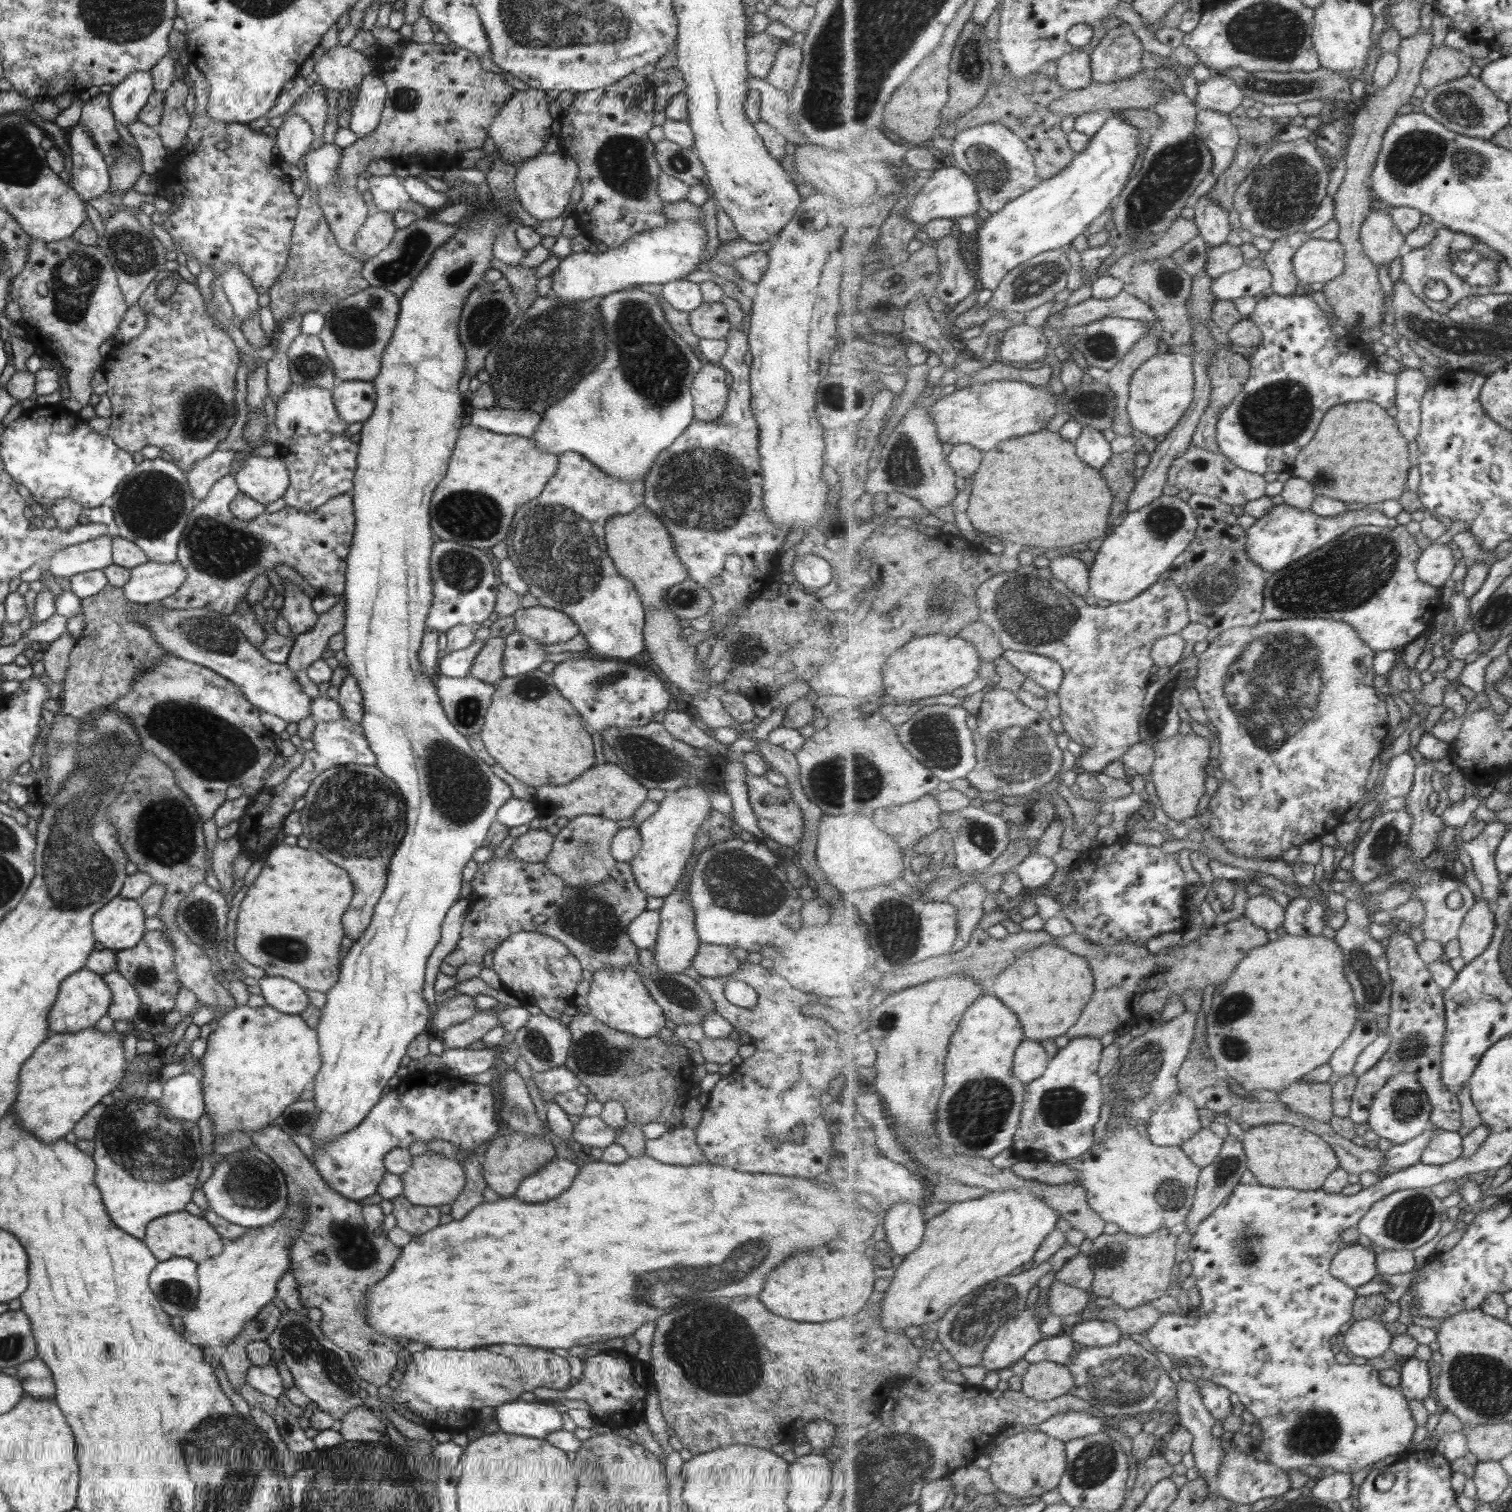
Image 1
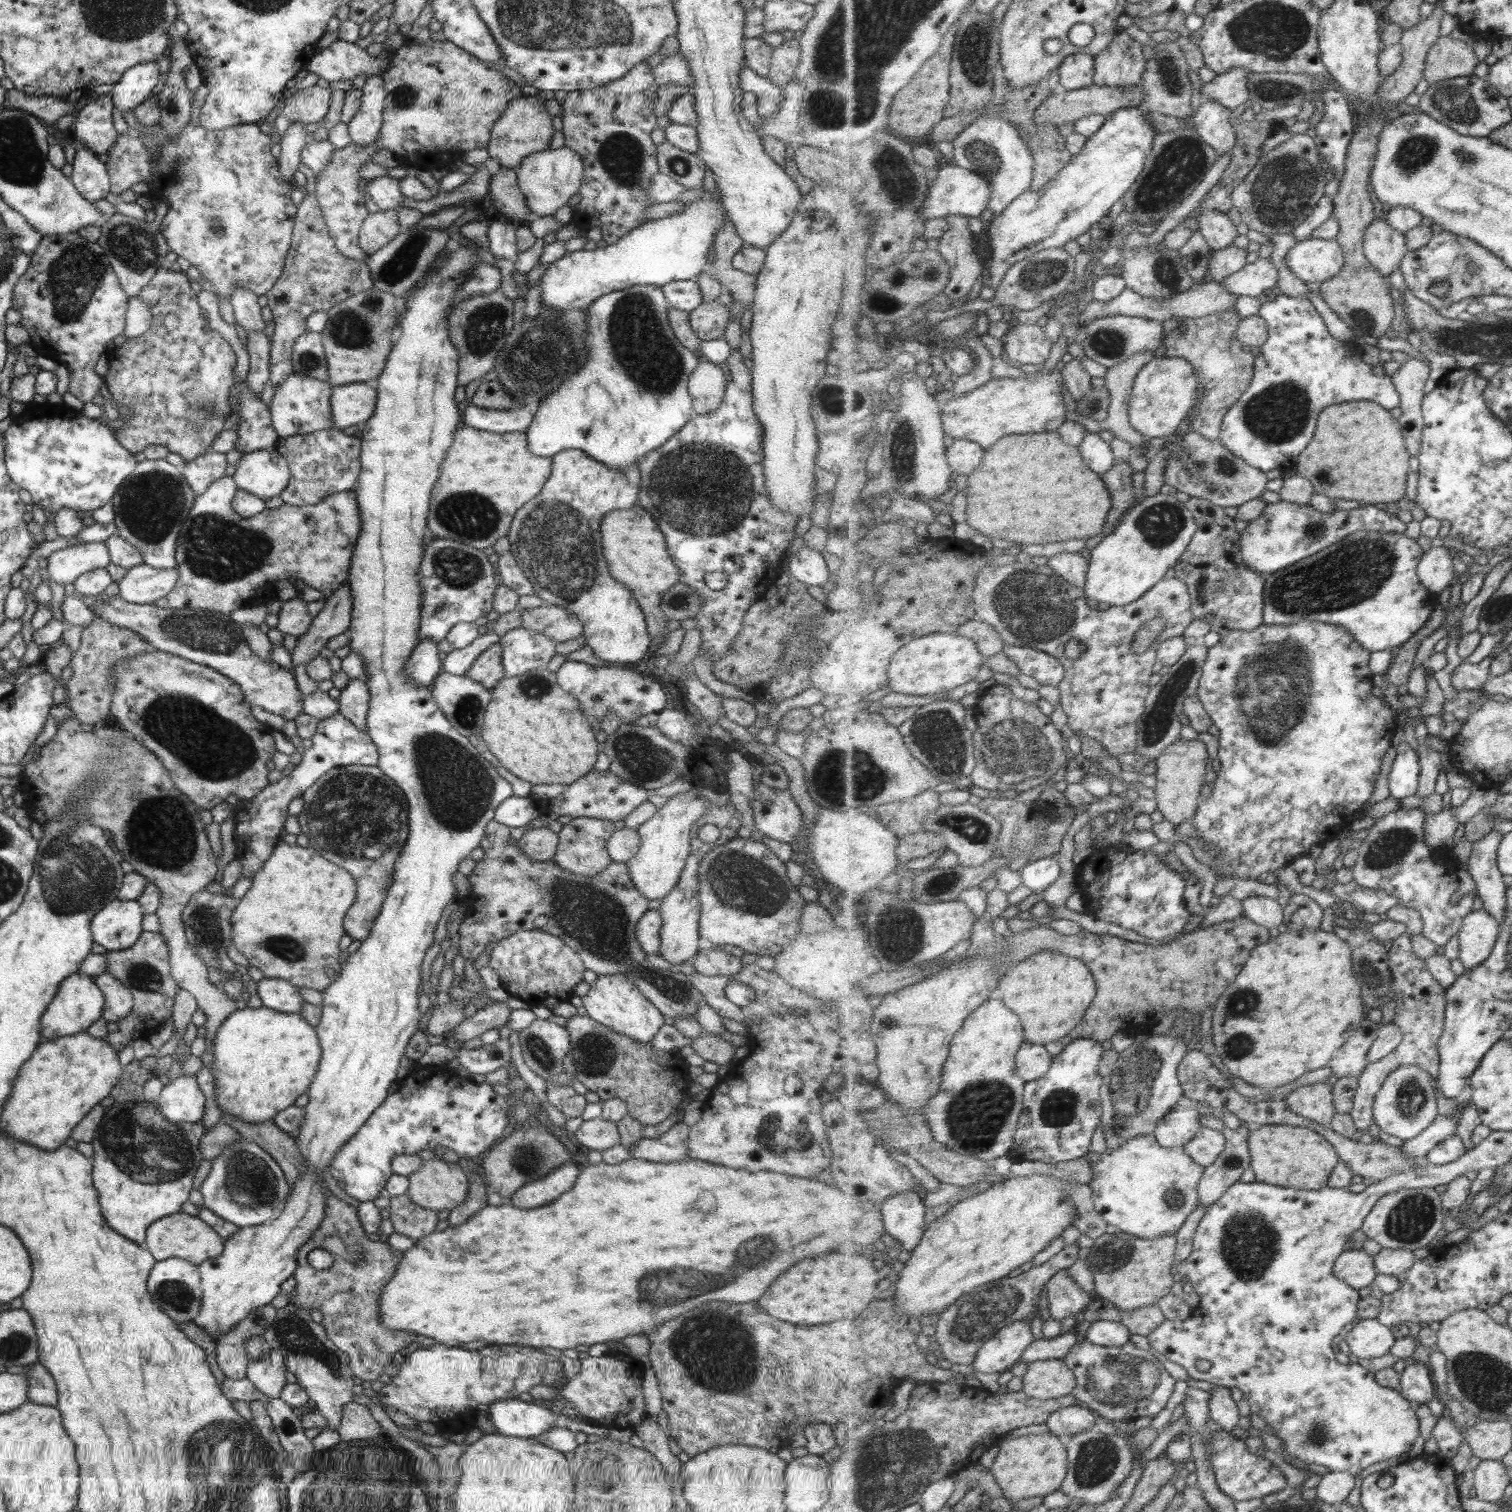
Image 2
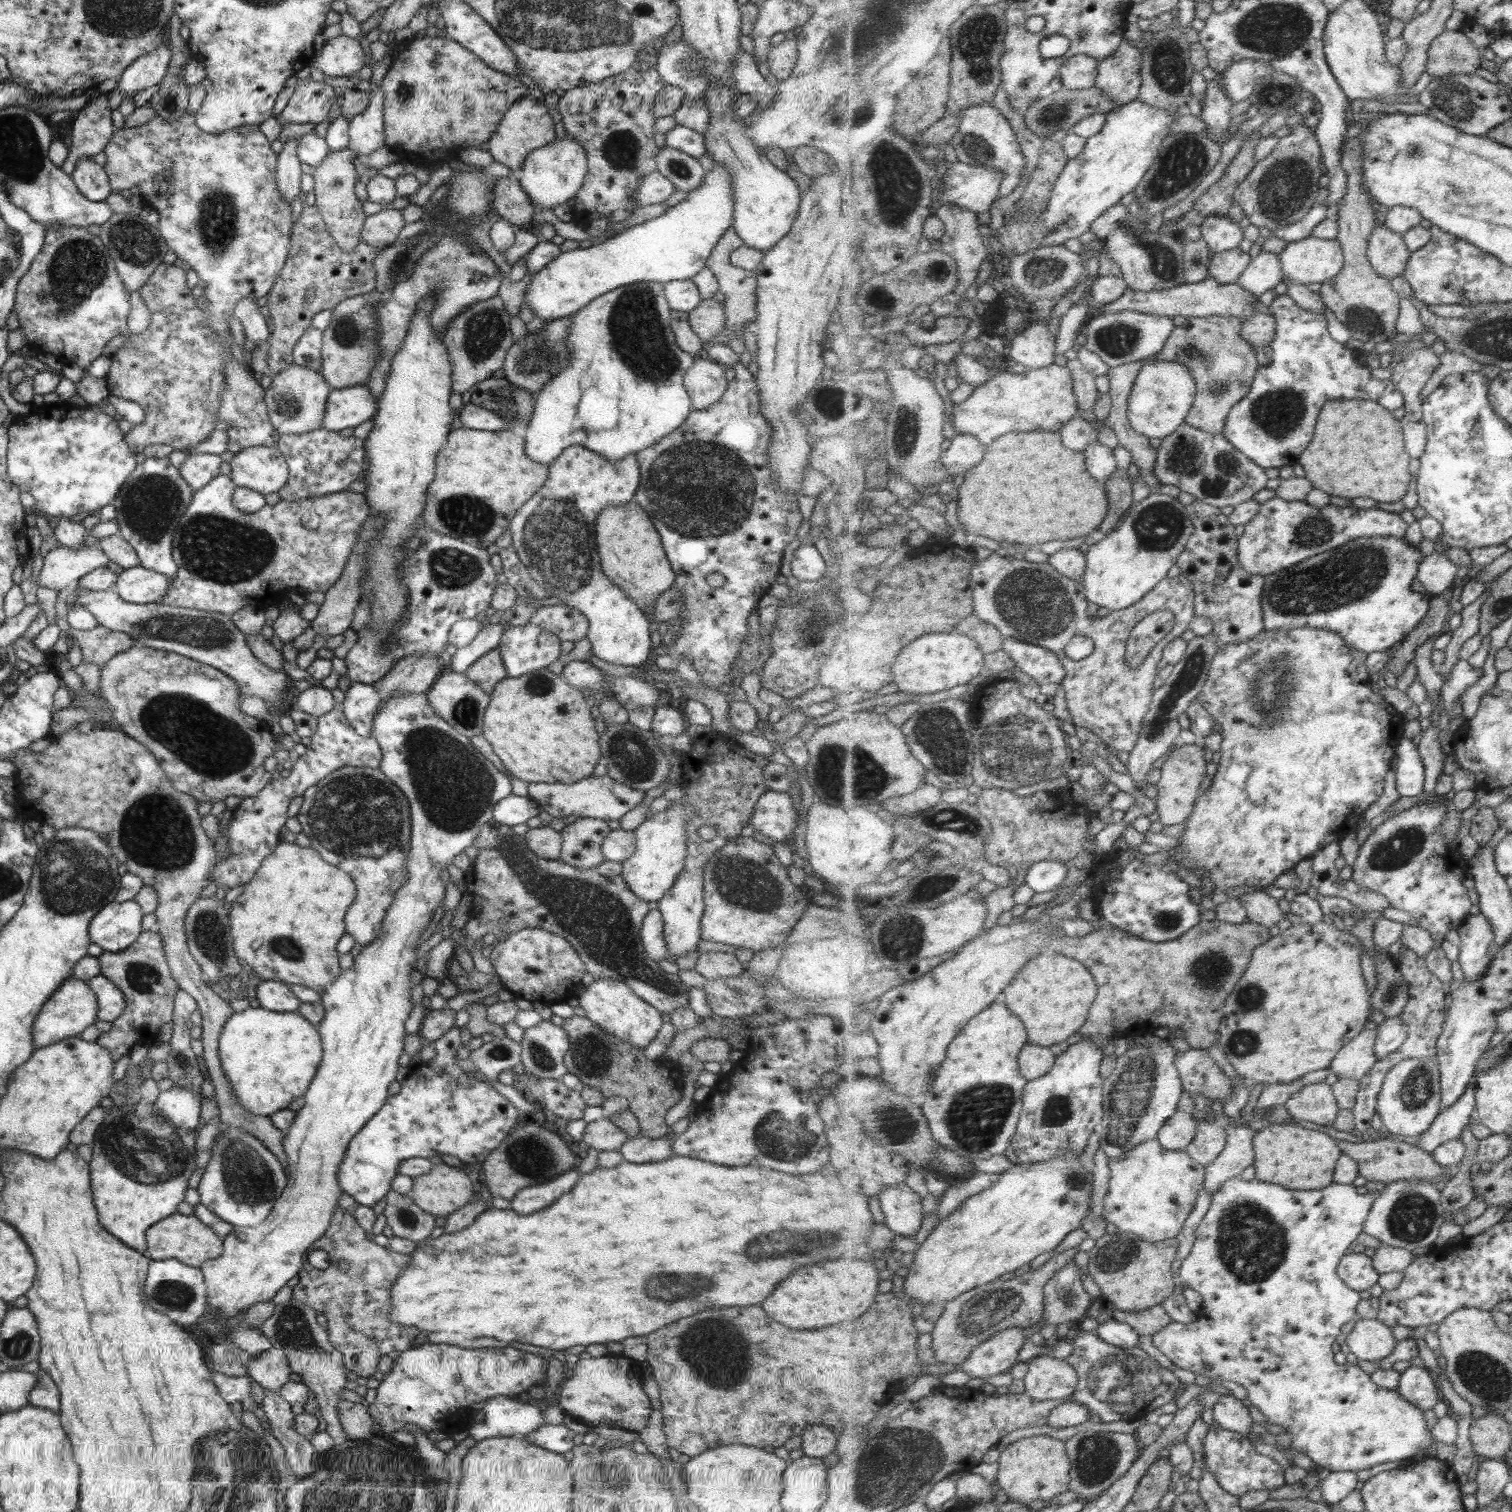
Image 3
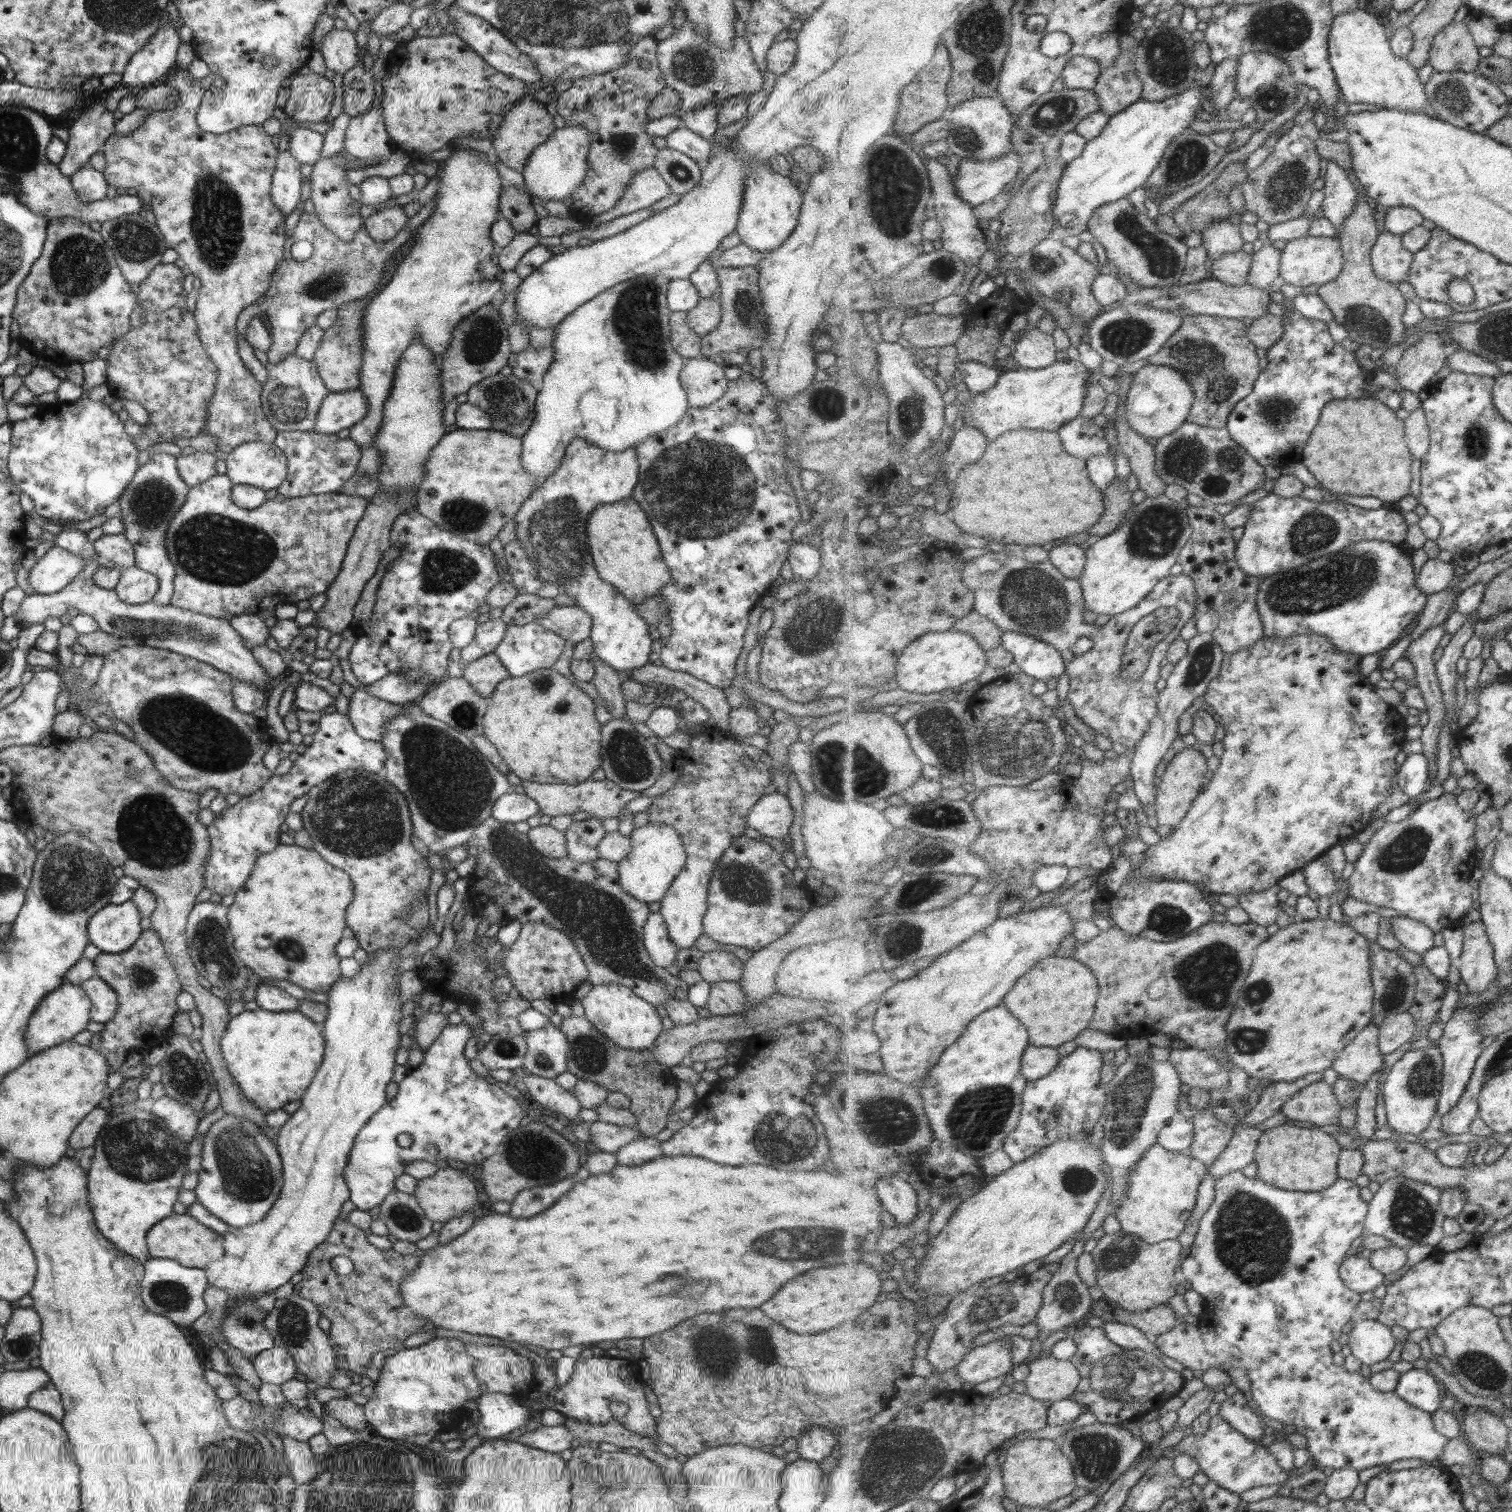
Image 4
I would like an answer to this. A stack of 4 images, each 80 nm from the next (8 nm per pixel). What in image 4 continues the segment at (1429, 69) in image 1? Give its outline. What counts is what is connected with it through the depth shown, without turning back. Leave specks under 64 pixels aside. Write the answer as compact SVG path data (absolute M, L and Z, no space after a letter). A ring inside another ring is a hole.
M1465 20L1447 25L1432 43L1429 63L1436 72L1477 72L1481 61L1479 46Z

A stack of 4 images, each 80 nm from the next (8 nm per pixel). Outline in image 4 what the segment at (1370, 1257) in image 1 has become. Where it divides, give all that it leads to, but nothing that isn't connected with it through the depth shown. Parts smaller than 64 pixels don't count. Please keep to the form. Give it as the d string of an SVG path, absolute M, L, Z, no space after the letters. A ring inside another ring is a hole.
M1359 1254L1346 1258L1340 1268L1340 1274L1346 1285L1359 1294L1373 1292L1377 1286L1386 1282L1386 1274L1376 1270L1369 1259L1362 1258Z

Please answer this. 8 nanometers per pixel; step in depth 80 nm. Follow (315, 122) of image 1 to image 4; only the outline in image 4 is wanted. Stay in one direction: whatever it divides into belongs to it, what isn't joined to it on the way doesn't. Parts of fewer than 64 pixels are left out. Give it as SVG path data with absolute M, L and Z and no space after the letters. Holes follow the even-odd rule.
M309 72L306 76L292 76L289 98L282 111L296 122L321 122L329 112L333 98L333 84L324 76Z

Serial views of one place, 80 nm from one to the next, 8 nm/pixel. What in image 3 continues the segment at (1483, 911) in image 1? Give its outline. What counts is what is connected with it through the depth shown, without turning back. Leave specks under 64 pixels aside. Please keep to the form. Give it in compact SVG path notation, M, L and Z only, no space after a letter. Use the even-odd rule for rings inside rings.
M1470 915L1458 928L1461 948L1457 960L1467 982L1481 982L1500 949L1489 919L1483 915Z

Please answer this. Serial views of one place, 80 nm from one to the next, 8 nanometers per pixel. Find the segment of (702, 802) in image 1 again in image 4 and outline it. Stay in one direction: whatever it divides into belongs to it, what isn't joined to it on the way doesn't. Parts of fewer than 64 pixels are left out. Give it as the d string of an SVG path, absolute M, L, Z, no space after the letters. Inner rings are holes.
M658 822L634 828L628 837L631 850L618 862L617 867L620 885L627 894L639 902L657 902L685 864L686 854L681 837L672 826Z

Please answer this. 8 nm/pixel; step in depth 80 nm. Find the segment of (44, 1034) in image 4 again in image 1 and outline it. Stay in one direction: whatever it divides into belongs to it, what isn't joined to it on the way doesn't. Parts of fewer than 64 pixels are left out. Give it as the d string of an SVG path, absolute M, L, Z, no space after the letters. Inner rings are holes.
M85 968L68 974L59 984L59 991L51 1011L47 1013L47 1030L52 1033L71 1034L79 1030L94 1027L99 1018L107 1015L111 992L102 982L102 975L95 974Z

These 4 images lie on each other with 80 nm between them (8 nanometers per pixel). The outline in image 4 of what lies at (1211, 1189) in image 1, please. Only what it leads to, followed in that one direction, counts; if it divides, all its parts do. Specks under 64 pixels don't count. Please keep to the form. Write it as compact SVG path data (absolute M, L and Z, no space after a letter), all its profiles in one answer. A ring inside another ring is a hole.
M1236 1126L1233 1130L1233 1138L1219 1158L1209 1166L1210 1173L1219 1179L1236 1170L1243 1170L1249 1164L1255 1162L1258 1140L1265 1134L1257 1128L1245 1128Z

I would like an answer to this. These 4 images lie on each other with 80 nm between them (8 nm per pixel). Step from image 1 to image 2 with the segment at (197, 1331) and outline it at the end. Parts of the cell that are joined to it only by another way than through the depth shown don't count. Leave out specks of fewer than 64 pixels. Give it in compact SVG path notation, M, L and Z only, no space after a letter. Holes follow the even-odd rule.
M458 244L457 250L447 251L444 261L406 298L405 312L398 320L391 350L377 377L374 410L362 424L359 436L360 469L353 491L361 528L349 559L346 579L351 595L348 644L350 652L359 655L362 660L365 686L369 693L364 732L375 745L378 754L376 767L390 778L409 802L408 834L403 852L399 852L393 863L392 883L367 936L357 942L355 951L346 954L339 978L322 993L321 1018L314 1028L321 1057L306 1090L308 1103L304 1106L303 1123L298 1135L292 1137L303 1158L304 1170L290 1187L287 1198L283 1202L275 1202L271 1217L257 1226L238 1227L237 1232L224 1239L219 1256L203 1259L197 1265L200 1311L191 1321L214 1341L220 1335L227 1334L256 1308L269 1304L280 1292L280 1284L297 1268L299 1245L309 1238L323 1218L327 1188L323 1185L321 1172L326 1171L336 1150L363 1126L372 1110L384 1101L387 1087L396 1081L395 1073L399 1060L405 1055L405 1046L424 1021L425 1017L419 1018L417 1010L421 962L425 950L433 942L433 930L443 908L456 893L453 874L458 871L460 862L469 857L469 852L479 846L487 823L494 818L495 808L512 795L511 786L497 775L489 762L483 760L468 737L460 735L443 716L429 687L412 683L409 675L404 674L404 664L417 645L420 625L422 590L419 588L419 562L427 544L424 539L430 492L459 424L459 408L453 399L455 387L458 386L458 354L449 338L448 315L454 306L451 300L454 300L474 266L473 251Z

